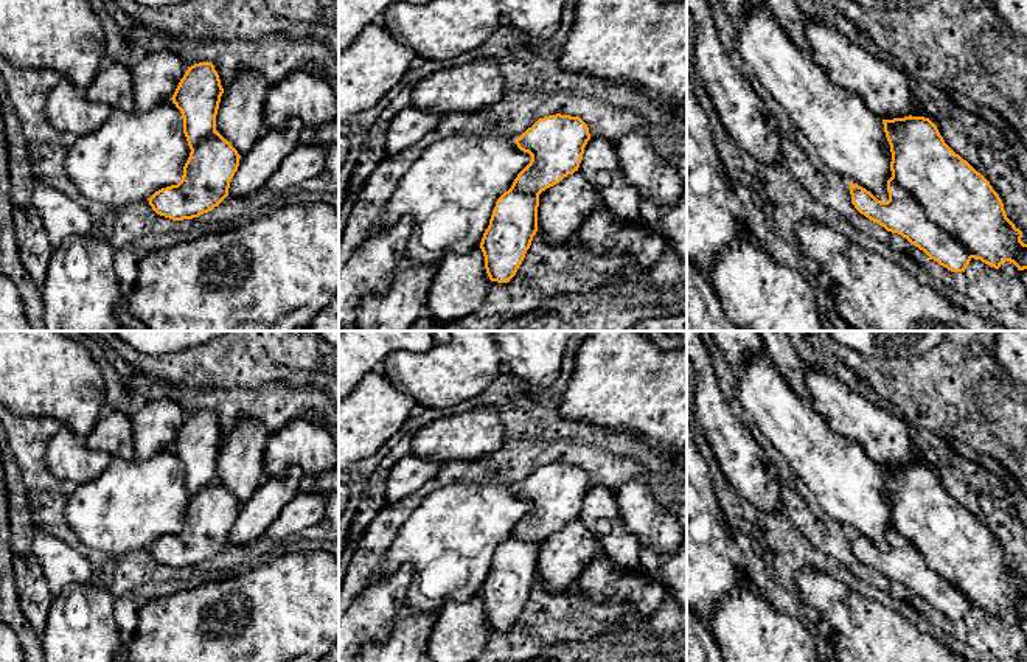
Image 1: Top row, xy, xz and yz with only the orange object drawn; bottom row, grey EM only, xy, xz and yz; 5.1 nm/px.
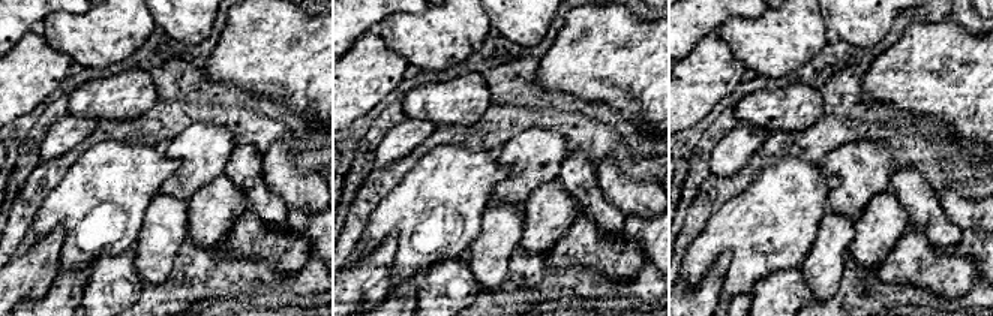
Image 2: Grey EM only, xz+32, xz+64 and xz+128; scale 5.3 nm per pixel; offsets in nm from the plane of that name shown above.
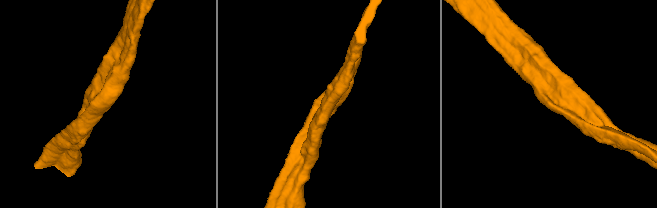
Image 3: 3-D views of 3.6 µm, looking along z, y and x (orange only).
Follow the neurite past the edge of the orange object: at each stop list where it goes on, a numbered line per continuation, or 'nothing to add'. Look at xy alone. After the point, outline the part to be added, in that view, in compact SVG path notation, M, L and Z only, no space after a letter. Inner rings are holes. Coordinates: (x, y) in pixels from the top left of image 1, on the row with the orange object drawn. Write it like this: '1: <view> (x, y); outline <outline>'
nothing to add

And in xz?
nothing to add

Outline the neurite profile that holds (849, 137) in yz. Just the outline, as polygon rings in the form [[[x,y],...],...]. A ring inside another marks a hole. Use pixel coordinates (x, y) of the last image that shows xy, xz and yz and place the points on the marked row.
[[[718,0],[736,26],[736,48],[760,84],[788,112],[825,165],[848,183],[887,202],[892,152],[884,124],[858,95],[836,87],[808,51],[799,50],[766,9],[764,0]]]

